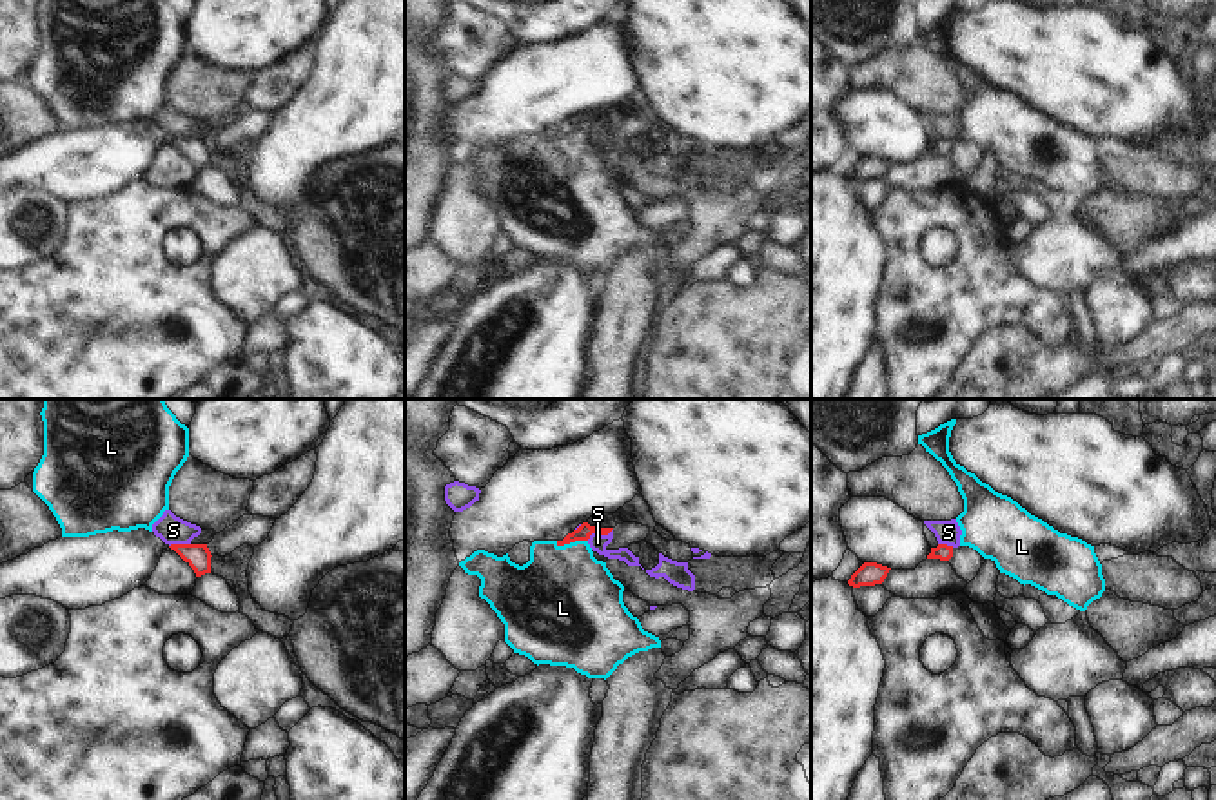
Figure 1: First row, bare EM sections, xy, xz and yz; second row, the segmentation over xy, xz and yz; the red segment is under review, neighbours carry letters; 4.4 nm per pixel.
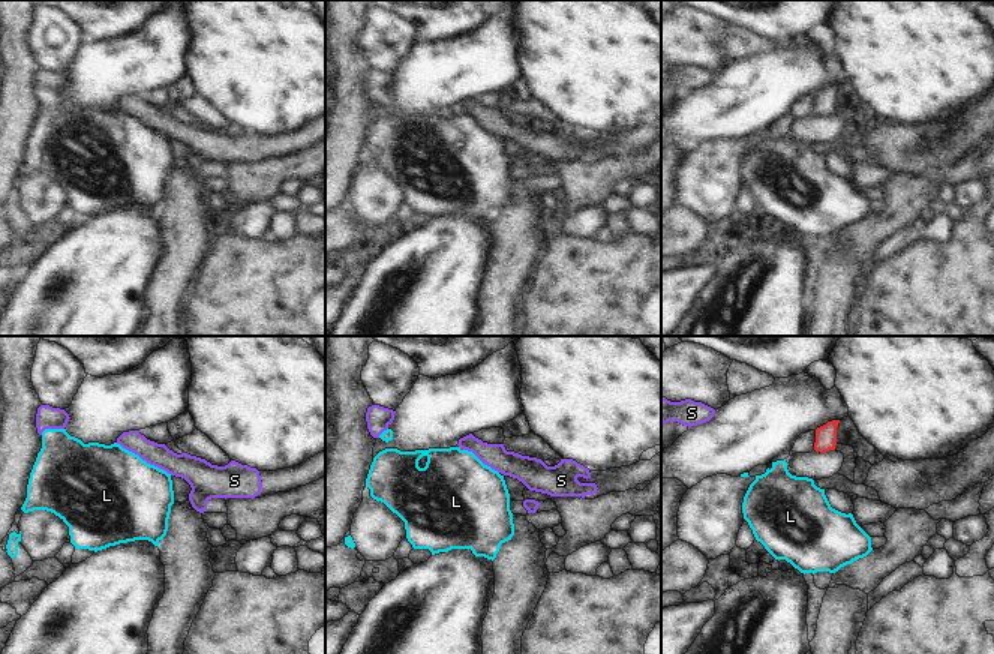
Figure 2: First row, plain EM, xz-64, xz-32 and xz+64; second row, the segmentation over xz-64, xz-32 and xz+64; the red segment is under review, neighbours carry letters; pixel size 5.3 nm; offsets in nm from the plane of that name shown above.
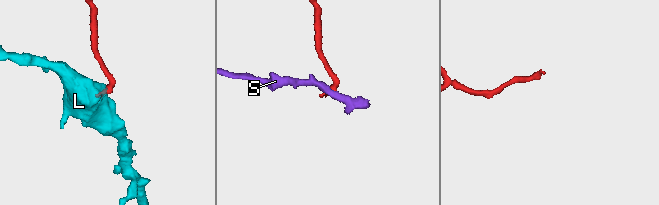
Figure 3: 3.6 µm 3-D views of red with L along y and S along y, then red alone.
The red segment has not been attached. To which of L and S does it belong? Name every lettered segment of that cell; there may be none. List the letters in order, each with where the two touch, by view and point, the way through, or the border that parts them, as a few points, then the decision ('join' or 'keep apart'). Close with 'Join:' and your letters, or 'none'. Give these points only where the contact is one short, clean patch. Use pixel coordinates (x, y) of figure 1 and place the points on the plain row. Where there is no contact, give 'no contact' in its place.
L: xz (570, 135) | across xz (585, 124), (570, 135), (565, 191) | join
S: xz (599, 126) | along xz (612, 122), (607, 127), (592, 127), (587, 133) | keep apart
Join: L

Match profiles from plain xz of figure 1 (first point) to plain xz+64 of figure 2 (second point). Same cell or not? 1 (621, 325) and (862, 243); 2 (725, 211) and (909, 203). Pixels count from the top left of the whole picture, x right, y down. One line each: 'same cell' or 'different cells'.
1: different cells
2: same cell

